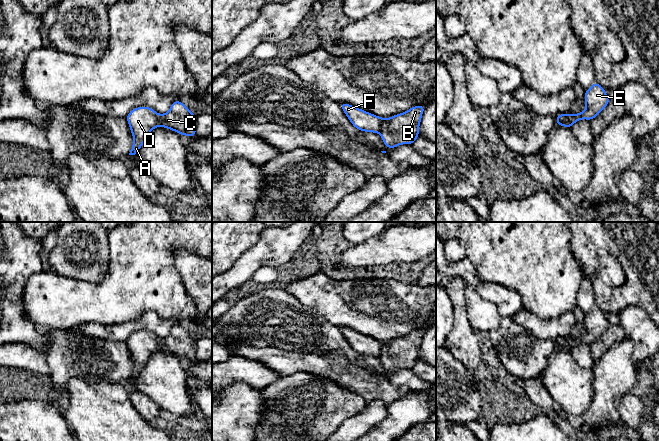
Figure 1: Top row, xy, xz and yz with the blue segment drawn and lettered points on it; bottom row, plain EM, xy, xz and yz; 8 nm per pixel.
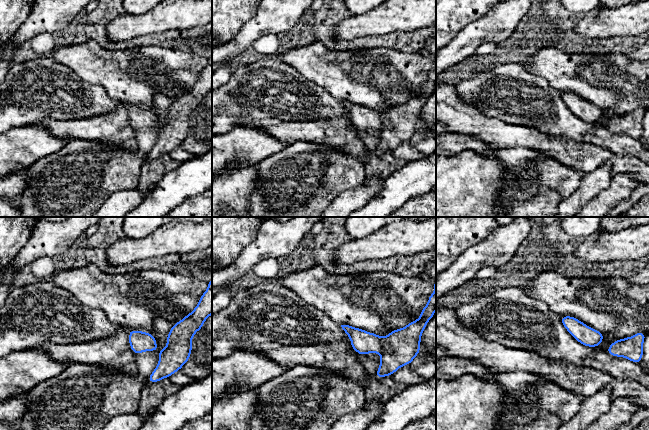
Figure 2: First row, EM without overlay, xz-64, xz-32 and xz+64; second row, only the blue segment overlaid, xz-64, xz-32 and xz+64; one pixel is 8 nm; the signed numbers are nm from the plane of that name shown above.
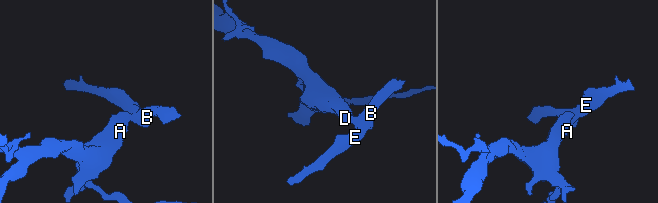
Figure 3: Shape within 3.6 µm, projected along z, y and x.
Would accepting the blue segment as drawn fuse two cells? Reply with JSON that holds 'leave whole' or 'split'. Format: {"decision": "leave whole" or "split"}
{"decision": "split"}

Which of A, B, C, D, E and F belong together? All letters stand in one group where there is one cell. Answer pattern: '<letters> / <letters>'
A D F / B C E

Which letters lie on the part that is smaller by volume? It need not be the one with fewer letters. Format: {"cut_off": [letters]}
{"cut_off": ["B", "C", "E"]}

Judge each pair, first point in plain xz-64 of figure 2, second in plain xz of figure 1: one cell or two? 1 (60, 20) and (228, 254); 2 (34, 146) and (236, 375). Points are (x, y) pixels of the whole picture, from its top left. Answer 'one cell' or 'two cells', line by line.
1: two cells
2: one cell

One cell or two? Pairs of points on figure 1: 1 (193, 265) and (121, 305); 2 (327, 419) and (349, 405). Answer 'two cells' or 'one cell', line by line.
1: two cells
2: one cell

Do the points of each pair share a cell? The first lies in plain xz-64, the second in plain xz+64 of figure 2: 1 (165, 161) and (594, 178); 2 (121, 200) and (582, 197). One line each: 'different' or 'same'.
1: different
2: same

